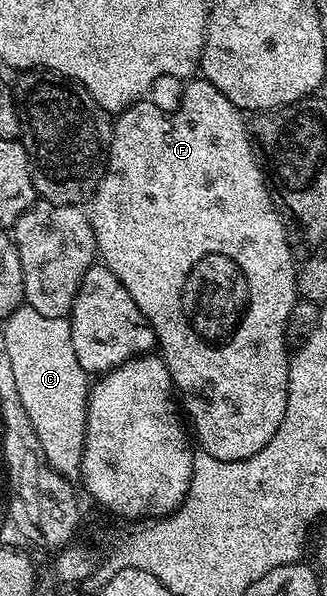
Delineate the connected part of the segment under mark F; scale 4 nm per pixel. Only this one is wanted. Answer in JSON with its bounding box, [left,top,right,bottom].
[89,79,297,461]

